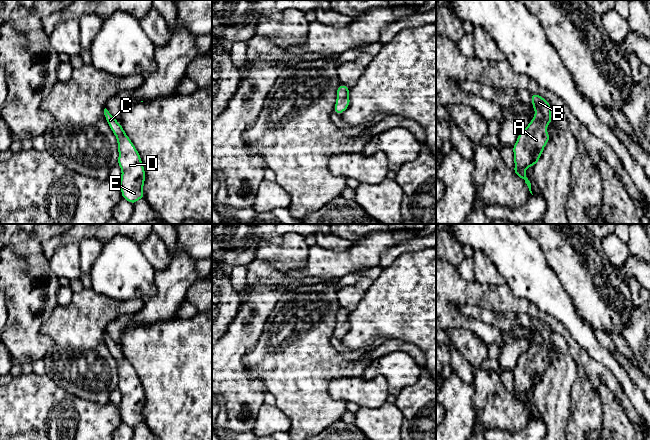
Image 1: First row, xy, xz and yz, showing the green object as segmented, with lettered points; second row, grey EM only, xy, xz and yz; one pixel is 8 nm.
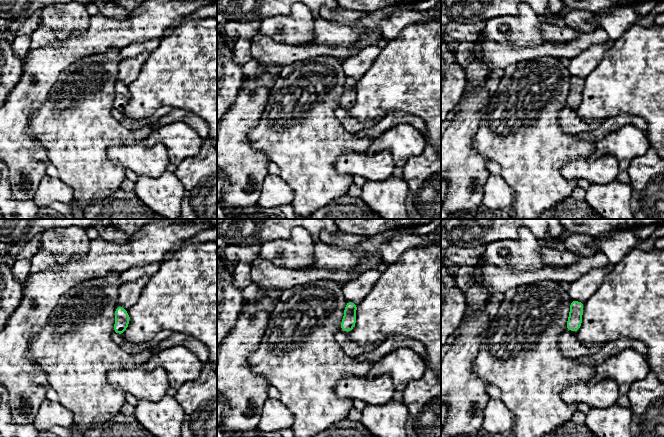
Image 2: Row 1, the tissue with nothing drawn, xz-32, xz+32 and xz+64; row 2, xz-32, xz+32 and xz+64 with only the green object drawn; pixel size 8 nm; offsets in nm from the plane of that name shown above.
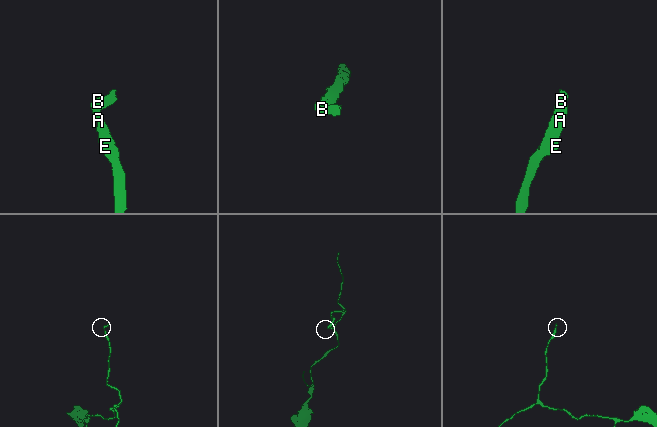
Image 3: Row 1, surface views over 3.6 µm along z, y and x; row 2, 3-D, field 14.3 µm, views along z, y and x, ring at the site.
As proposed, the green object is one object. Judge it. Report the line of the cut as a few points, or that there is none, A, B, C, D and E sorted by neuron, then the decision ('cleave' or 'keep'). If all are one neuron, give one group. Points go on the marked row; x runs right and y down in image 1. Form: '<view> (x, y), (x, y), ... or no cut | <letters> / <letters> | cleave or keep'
no cut | A B C D E | keep

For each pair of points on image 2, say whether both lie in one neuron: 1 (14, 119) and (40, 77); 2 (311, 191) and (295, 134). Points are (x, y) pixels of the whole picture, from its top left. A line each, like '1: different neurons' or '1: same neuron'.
1: same neuron
2: same neuron

